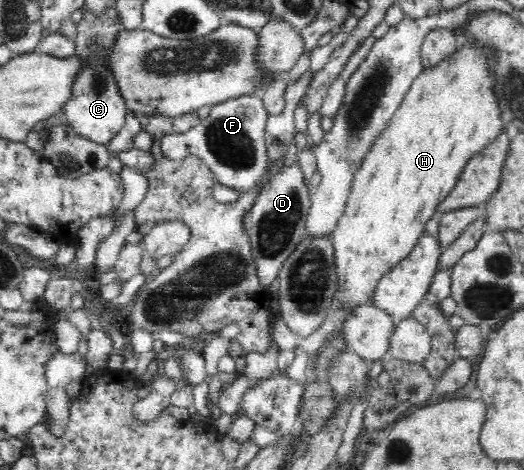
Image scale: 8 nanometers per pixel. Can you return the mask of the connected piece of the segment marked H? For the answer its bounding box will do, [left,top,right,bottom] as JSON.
[332,39,505,312]

